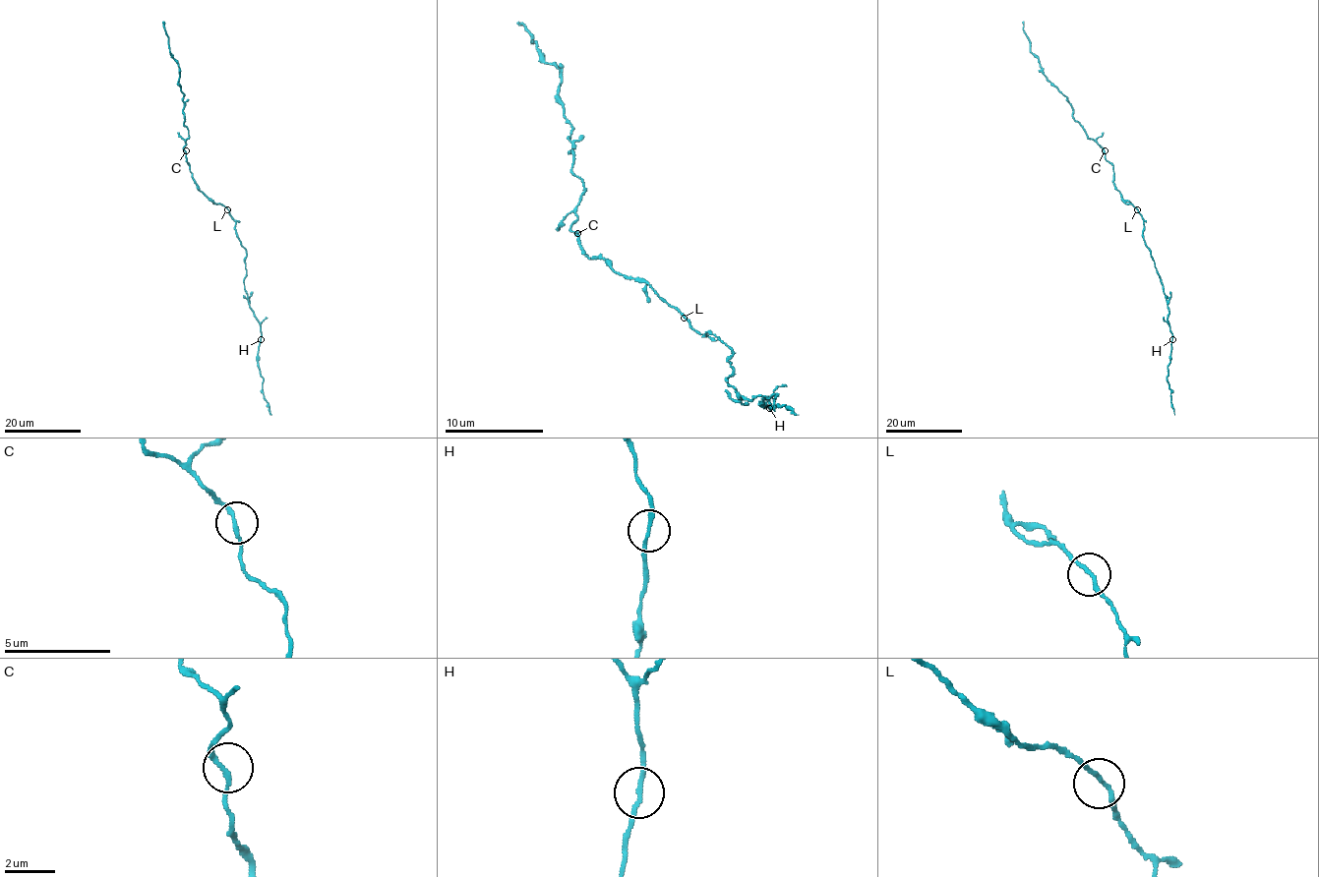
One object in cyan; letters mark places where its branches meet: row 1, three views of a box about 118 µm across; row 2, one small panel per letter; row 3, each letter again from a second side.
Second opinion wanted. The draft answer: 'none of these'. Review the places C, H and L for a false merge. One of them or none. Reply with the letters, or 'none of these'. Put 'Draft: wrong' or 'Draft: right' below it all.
none of these
Draft: right

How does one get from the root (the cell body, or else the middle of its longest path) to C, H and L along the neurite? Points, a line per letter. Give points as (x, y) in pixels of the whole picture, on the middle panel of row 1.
C: (664, 298), (646, 283), (620, 275), (599, 256), (589, 258), (582, 251), (577, 233)
H: (664, 298), (701, 334), (711, 332), (733, 352), (728, 384), (746, 399), (762, 396), (770, 409)
L: (664, 298), (684, 318)

